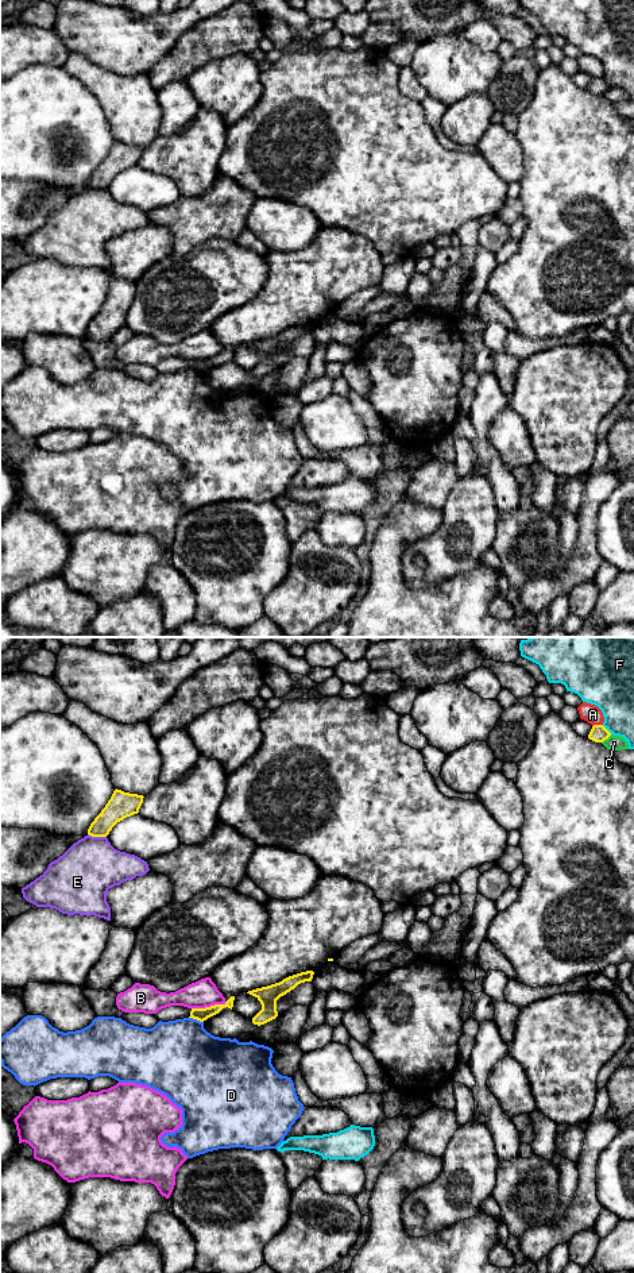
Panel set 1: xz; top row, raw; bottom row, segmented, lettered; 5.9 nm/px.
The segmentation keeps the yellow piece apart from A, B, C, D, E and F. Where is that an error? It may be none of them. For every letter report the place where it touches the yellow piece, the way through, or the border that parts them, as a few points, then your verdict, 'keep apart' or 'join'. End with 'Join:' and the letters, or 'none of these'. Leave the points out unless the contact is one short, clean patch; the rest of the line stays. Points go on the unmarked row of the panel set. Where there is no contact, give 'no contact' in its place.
A: contact xz (596, 77); keep apart
B: contact xz (208, 359); keep apart
C: contact xz (606, 91); keep apart
D: contact xz (196, 370); keep apart
E: contact xz (97, 188); keep apart
F: contact xz (606, 81); keep apart
Join: none of these

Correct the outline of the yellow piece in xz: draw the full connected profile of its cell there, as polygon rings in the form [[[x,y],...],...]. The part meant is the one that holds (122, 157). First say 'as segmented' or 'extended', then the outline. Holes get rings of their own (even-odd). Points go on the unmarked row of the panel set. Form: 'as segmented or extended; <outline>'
as segmented; [[[116,140],[105,159],[90,175],[88,186],[92,189],[107,189],[117,174],[139,165],[143,150],[143,147]]]

